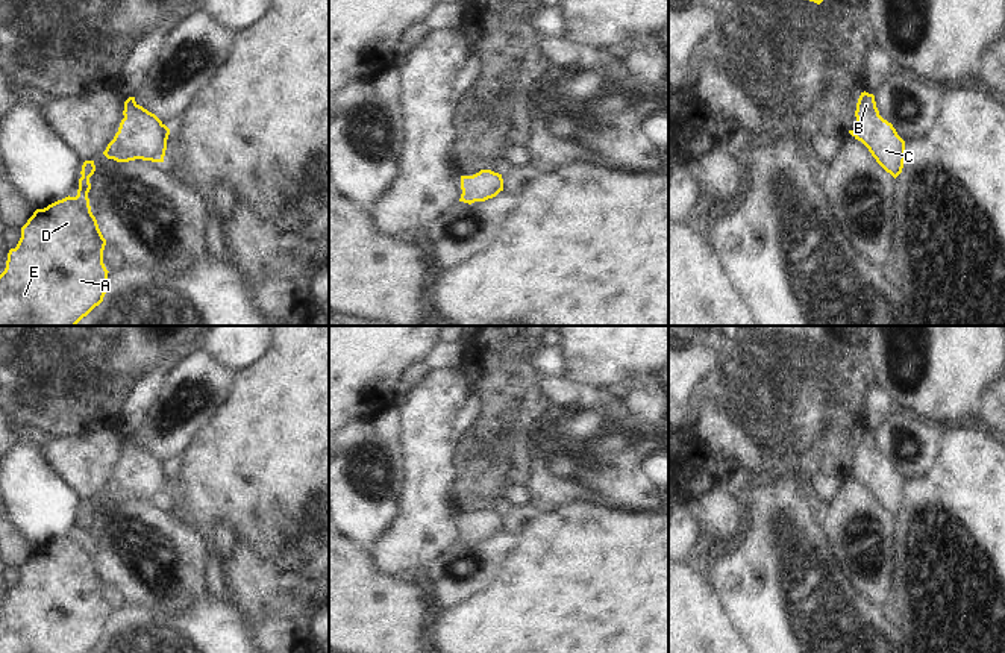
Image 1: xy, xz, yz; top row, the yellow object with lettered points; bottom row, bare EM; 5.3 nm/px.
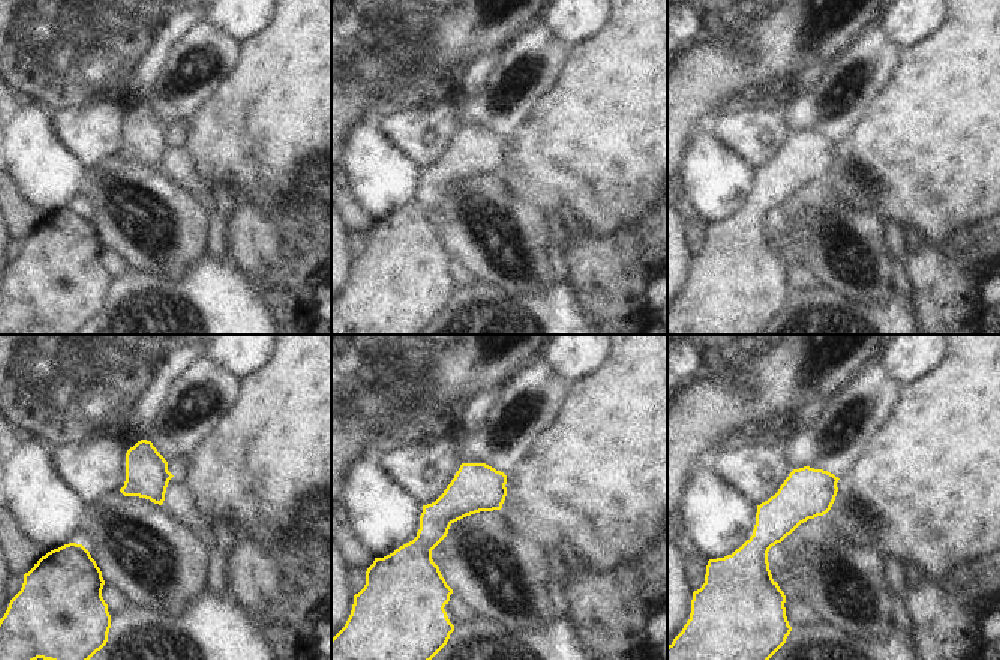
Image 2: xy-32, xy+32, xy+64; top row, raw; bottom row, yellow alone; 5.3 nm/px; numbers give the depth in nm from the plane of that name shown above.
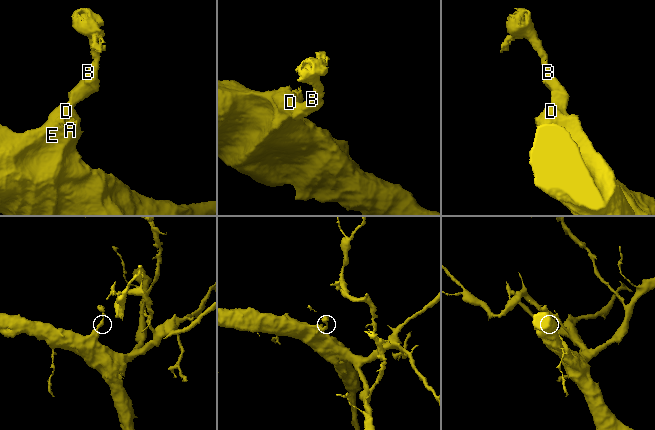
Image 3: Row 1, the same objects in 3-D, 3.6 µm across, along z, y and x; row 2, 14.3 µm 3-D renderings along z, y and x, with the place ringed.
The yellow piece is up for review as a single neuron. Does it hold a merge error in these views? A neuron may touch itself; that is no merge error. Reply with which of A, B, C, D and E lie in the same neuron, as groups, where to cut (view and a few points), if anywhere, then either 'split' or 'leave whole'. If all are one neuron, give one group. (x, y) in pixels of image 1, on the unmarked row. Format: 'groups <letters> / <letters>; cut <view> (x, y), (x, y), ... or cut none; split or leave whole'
groups A B C D E; cut none; leave whole

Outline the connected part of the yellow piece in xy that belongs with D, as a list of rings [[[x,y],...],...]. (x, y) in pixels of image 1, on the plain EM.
[[[85,500],[76,536],[65,536],[36,548],[21,567],[21,577],[8,592],[0,614],[0,653],[89,653],[109,629],[103,603],[103,577],[91,551],[88,532],[94,500]]]

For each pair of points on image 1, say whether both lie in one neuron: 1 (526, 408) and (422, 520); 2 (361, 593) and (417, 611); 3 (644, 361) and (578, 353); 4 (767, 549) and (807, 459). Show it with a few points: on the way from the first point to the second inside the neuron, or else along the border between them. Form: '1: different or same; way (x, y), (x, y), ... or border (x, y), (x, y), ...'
1: same; way (517, 446), (497, 474), (452, 482)
2: same; way (375, 606), (379, 611), (403, 611)
3: same; way (628, 353), (594, 353)
4: different; border (772, 473), (776, 476), (792, 474), (795, 478)

